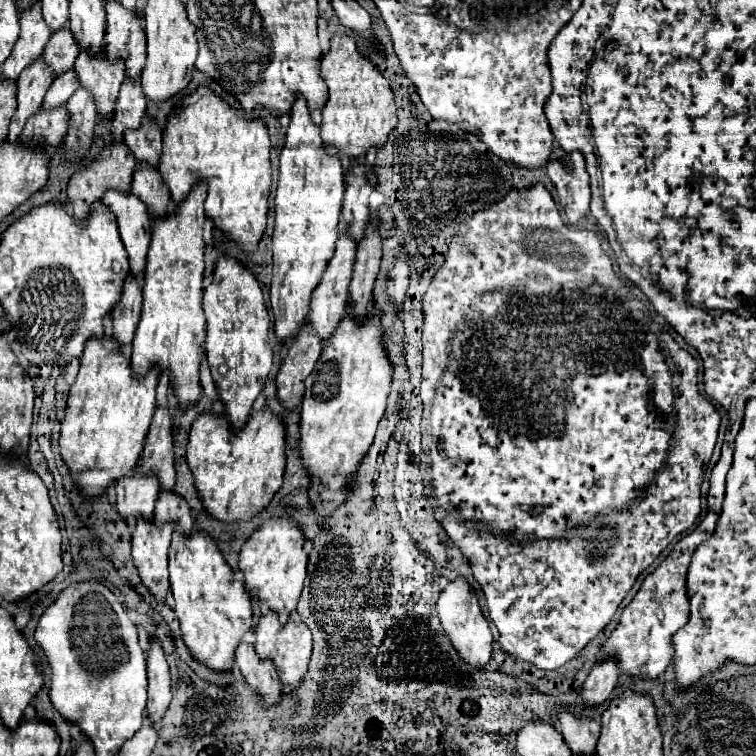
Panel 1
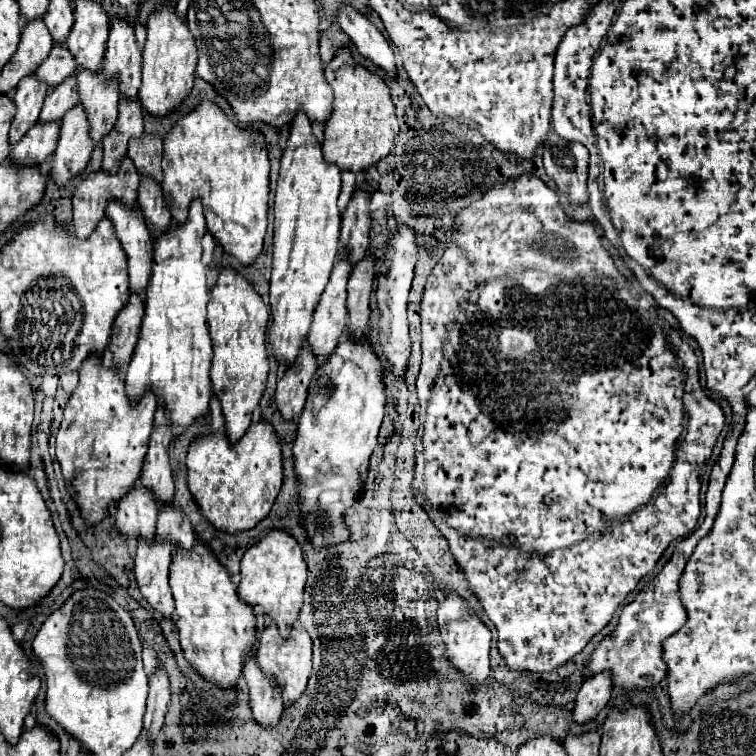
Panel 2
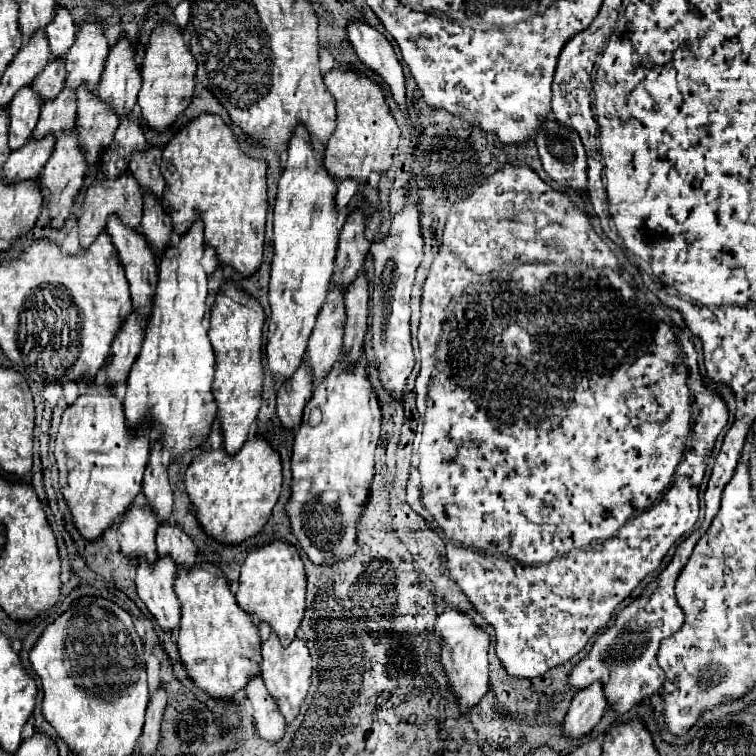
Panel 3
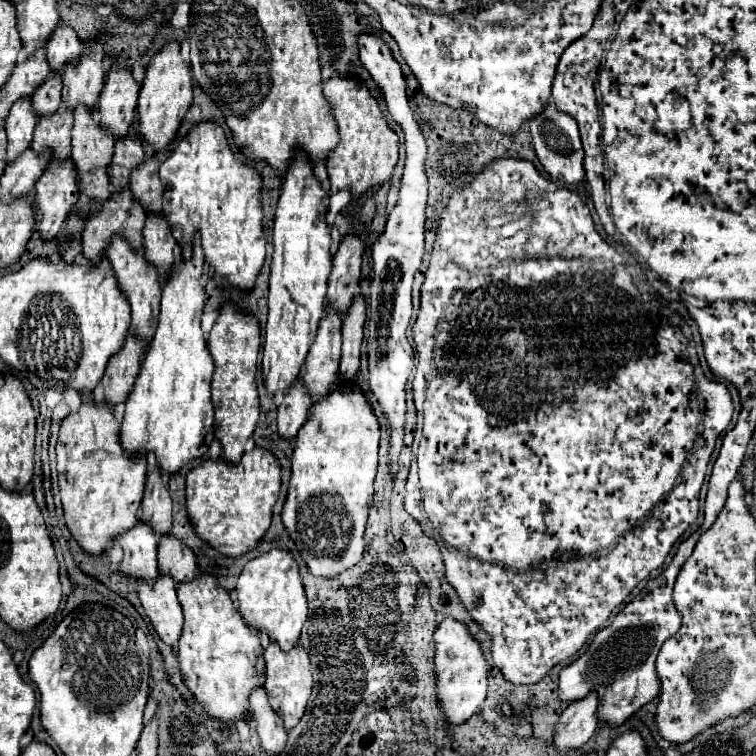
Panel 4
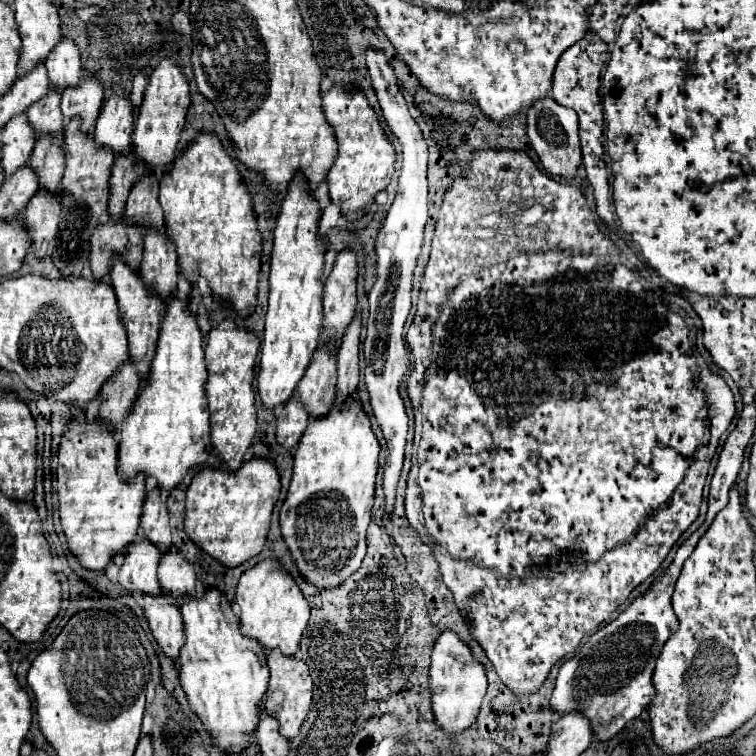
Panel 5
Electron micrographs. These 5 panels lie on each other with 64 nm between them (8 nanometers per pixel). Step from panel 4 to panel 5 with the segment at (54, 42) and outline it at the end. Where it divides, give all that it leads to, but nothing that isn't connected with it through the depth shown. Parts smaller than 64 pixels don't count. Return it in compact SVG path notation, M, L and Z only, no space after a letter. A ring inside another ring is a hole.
M62 36L58 46L50 52L50 58L46 58L48 78L52 86L66 88L82 76L82 62L80 62L80 50L76 42L68 36Z

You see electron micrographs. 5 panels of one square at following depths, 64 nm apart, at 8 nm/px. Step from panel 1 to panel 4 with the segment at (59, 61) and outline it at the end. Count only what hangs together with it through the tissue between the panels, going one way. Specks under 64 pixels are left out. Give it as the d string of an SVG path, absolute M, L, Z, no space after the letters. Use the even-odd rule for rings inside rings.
M50 72L46 78L46 84L42 84L38 90L34 90L34 112L38 116L50 114L58 110L58 104L62 100L62 78L58 72Z

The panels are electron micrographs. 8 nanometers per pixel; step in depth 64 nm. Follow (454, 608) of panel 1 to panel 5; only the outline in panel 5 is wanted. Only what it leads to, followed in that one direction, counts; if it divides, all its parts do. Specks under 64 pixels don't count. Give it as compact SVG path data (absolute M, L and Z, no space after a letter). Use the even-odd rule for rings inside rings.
M444 630L434 644L430 664L430 690L436 722L448 734L458 734L466 730L472 720L476 720L482 698L486 694L486 668L474 658L470 646L466 646L466 642L462 642L454 630Z

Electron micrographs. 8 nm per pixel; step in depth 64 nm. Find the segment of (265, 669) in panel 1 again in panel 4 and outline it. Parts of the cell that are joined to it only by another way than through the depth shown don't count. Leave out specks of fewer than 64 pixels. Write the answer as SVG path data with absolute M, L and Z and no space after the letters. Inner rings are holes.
M260 686L250 694L250 710L256 720L256 732L260 736L260 744L268 754L280 754L286 744L286 728L282 726L282 718L270 710L266 690Z

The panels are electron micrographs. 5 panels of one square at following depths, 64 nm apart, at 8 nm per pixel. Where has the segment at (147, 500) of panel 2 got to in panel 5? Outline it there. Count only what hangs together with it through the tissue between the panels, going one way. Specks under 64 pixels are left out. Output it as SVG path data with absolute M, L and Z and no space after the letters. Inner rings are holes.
M138 536L130 546L126 546L126 562L120 568L118 582L130 590L130 592L146 592L146 594L158 594L158 578L156 568L160 554L146 542L146 538Z

